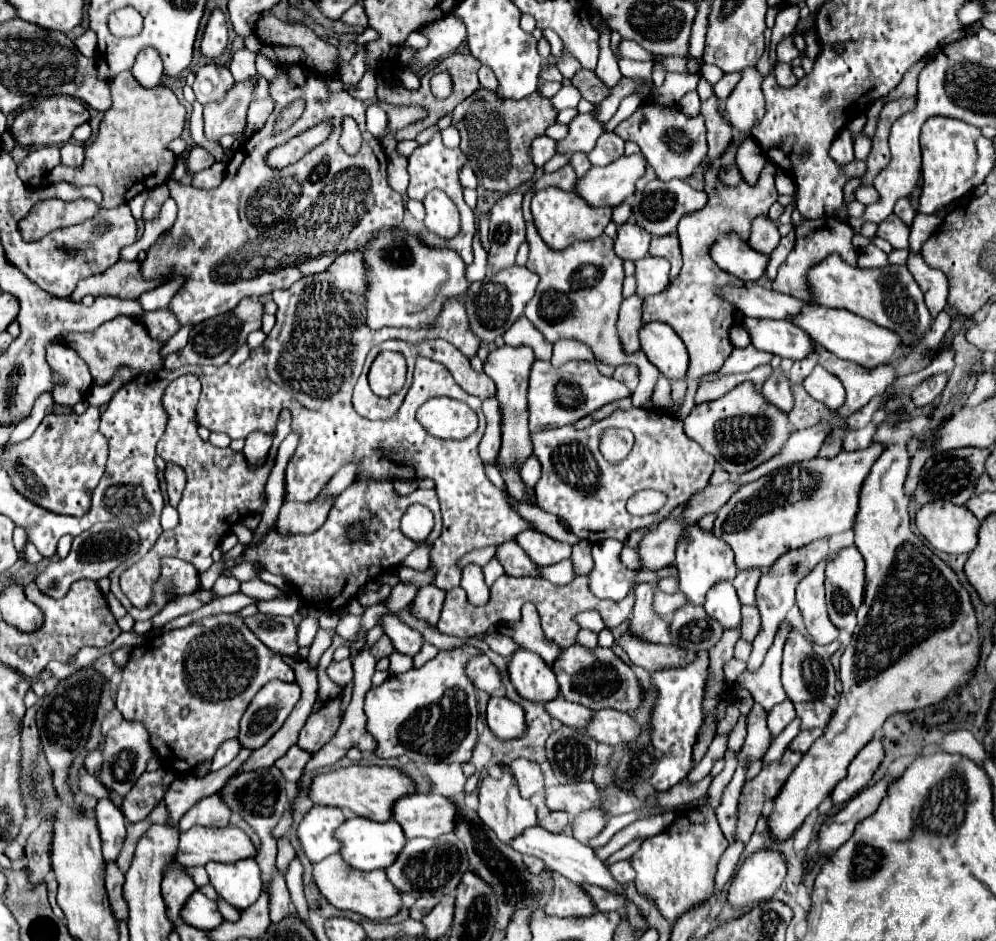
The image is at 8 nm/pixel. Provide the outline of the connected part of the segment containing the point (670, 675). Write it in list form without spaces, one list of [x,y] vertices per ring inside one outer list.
[[[698,652],[698,658],[686,666],[652,672],[652,682],[658,688],[658,702],[652,712],[652,740],[654,746],[662,750],[662,758],[650,780],[650,784],[656,790],[672,788],[680,780],[684,780],[692,768],[692,746],[696,742],[698,728],[702,726],[704,720],[702,700],[708,678],[706,668],[708,668],[708,652]]]

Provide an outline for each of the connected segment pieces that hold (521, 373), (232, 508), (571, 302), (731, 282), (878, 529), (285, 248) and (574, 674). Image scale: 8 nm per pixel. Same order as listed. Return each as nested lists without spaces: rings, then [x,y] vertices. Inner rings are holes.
[[[502,346],[488,354],[484,372],[494,380],[496,396],[498,396],[498,402],[502,404],[500,464],[502,464],[502,476],[504,476],[506,488],[514,498],[537,505],[536,500],[528,498],[526,489],[522,488],[524,484],[520,478],[520,466],[532,454],[532,440],[530,440],[530,430],[528,430],[526,384],[528,384],[528,376],[530,376],[530,364],[534,364],[534,360],[536,360],[534,352],[528,346]]]
[[[192,374],[180,376],[174,382],[170,382],[162,396],[162,406],[168,414],[168,424],[166,424],[164,436],[158,442],[158,456],[166,462],[172,462],[172,464],[178,464],[180,468],[184,468],[188,482],[186,482],[186,490],[184,490],[186,494],[178,504],[180,519],[178,526],[174,530],[162,532],[162,536],[150,548],[150,552],[144,554],[136,564],[132,564],[120,576],[122,592],[128,596],[132,606],[138,610],[148,608],[152,604],[152,584],[159,578],[156,571],[159,571],[162,556],[172,556],[172,558],[192,562],[198,572],[206,572],[212,566],[210,552],[220,544],[220,540],[230,532],[230,528],[236,522],[244,520],[248,514],[260,512],[262,496],[266,496],[266,492],[264,492],[266,478],[270,474],[270,468],[274,466],[278,446],[290,434],[292,416],[290,416],[290,410],[282,410],[278,424],[276,424],[274,444],[262,466],[252,468],[250,464],[246,464],[242,452],[234,452],[230,448],[216,448],[216,466],[214,466],[212,444],[202,442],[196,432],[198,430],[198,422],[196,422],[198,396],[200,396],[200,380],[198,380],[198,376],[192,376]]]
[[[534,222],[526,224],[526,242],[530,244],[530,258],[526,268],[540,276],[534,298],[526,304],[524,316],[546,336],[548,342],[560,338],[572,338],[584,342],[594,352],[594,358],[608,366],[636,364],[642,350],[634,356],[622,352],[622,342],[618,342],[618,308],[622,304],[622,282],[624,282],[624,262],[614,254],[614,242],[606,234],[596,240],[576,242],[562,252],[554,252],[538,236]]]
[[[766,162],[758,184],[748,186],[748,184],[736,184],[736,186],[726,186],[720,176],[718,176],[719,166],[706,166],[704,168],[704,192],[708,194],[708,204],[706,208],[692,212],[690,216],[682,216],[678,224],[678,236],[680,236],[680,246],[682,246],[682,256],[684,256],[684,266],[680,274],[670,282],[670,286],[656,294],[648,296],[643,304],[642,321],[664,322],[674,328],[674,332],[680,332],[680,338],[684,340],[688,351],[690,364],[686,373],[686,382],[697,378],[702,378],[704,374],[716,372],[722,368],[724,360],[730,356],[734,346],[730,344],[728,332],[734,324],[734,304],[730,306],[728,300],[720,296],[720,290],[724,286],[744,286],[742,280],[730,276],[728,272],[722,272],[718,264],[710,258],[710,248],[716,244],[718,236],[726,234],[736,234],[740,240],[748,240],[748,232],[752,226],[752,220],[760,214],[766,214],[768,208],[776,202],[778,192],[774,186],[774,174],[776,166],[772,162]],[[728,316],[730,316],[730,328],[728,328]]]
[[[888,414],[886,420],[882,424],[878,424],[876,428],[876,442],[882,442],[886,444],[886,450],[882,452],[882,456],[874,462],[862,490],[860,490],[860,508],[858,508],[858,520],[856,520],[856,526],[854,526],[854,532],[856,532],[856,548],[858,552],[862,554],[864,562],[866,562],[866,568],[864,568],[864,576],[866,576],[866,582],[864,582],[864,600],[858,608],[858,614],[856,614],[856,628],[854,628],[854,634],[852,634],[852,640],[850,644],[846,646],[842,658],[840,658],[840,682],[842,682],[842,692],[838,694],[838,704],[834,708],[834,716],[830,718],[830,724],[826,726],[824,734],[820,736],[820,740],[814,740],[814,744],[810,746],[810,750],[802,756],[800,764],[794,768],[792,776],[786,780],[786,784],[782,786],[778,798],[776,798],[776,804],[774,804],[774,810],[770,814],[770,830],[772,830],[772,836],[776,840],[786,840],[788,836],[792,836],[800,826],[802,822],[806,820],[806,816],[818,808],[818,804],[834,790],[834,786],[846,776],[846,770],[848,770],[848,764],[854,760],[854,756],[860,752],[862,746],[866,746],[874,734],[880,732],[884,720],[896,712],[912,712],[912,710],[920,710],[920,708],[926,708],[926,706],[932,706],[932,704],[938,704],[942,700],[946,700],[948,696],[956,694],[960,688],[964,688],[976,674],[976,666],[978,666],[978,660],[980,660],[980,634],[978,634],[978,618],[976,618],[976,612],[974,612],[974,606],[970,602],[970,594],[966,592],[966,588],[960,584],[954,568],[950,564],[946,564],[942,558],[938,558],[914,532],[912,532],[912,520],[910,520],[910,514],[908,514],[908,498],[904,494],[904,480],[906,480],[906,474],[908,474],[908,466],[910,466],[910,440],[914,438],[910,430],[894,430],[894,426],[900,422],[900,416],[898,414]]]
[[[262,46],[258,54],[266,56],[278,70],[270,82],[270,96],[274,100],[270,118],[264,128],[230,158],[226,178],[218,188],[198,190],[180,182],[168,184],[170,196],[178,204],[178,218],[170,236],[150,246],[142,264],[146,278],[164,274],[168,268],[188,278],[168,306],[182,326],[200,324],[206,318],[224,314],[236,308],[242,298],[290,288],[302,276],[324,272],[336,256],[352,250],[358,238],[382,230],[390,232],[402,224],[404,202],[402,196],[388,186],[388,160],[381,142],[366,129],[362,101],[345,91],[329,93],[324,78],[314,73],[306,77],[302,69],[307,68],[299,64],[284,68],[284,64],[276,60],[272,46]],[[296,98],[306,100],[304,114],[286,132],[272,136],[272,126],[280,110]],[[346,116],[356,119],[362,134],[362,150],[354,156],[348,156],[338,144],[340,126]],[[324,118],[334,122],[334,134],[330,134],[324,144],[282,170],[266,164],[266,156],[276,144],[284,144]],[[312,172],[318,172],[316,182],[310,182]],[[184,236],[188,242],[180,248],[178,240]]]
[[[578,644],[562,650],[560,658],[552,666],[560,684],[560,694],[576,704],[582,704],[590,710],[614,708],[620,712],[634,712],[642,700],[644,692],[638,684],[636,674],[628,664],[624,664],[610,648],[582,648]]]

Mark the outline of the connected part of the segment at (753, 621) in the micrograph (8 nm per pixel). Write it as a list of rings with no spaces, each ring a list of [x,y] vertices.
[[[742,606],[742,624],[740,624],[740,630],[742,630],[742,638],[746,642],[754,640],[754,636],[760,630],[760,614],[758,614],[756,606]]]

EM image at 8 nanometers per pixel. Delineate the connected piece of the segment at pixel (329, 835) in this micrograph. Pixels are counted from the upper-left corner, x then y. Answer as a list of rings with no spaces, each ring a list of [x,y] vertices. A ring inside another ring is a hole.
[[[314,806],[304,816],[302,824],[298,826],[298,836],[310,862],[318,862],[330,854],[340,852],[340,844],[334,832],[344,820],[344,812],[330,806]]]

